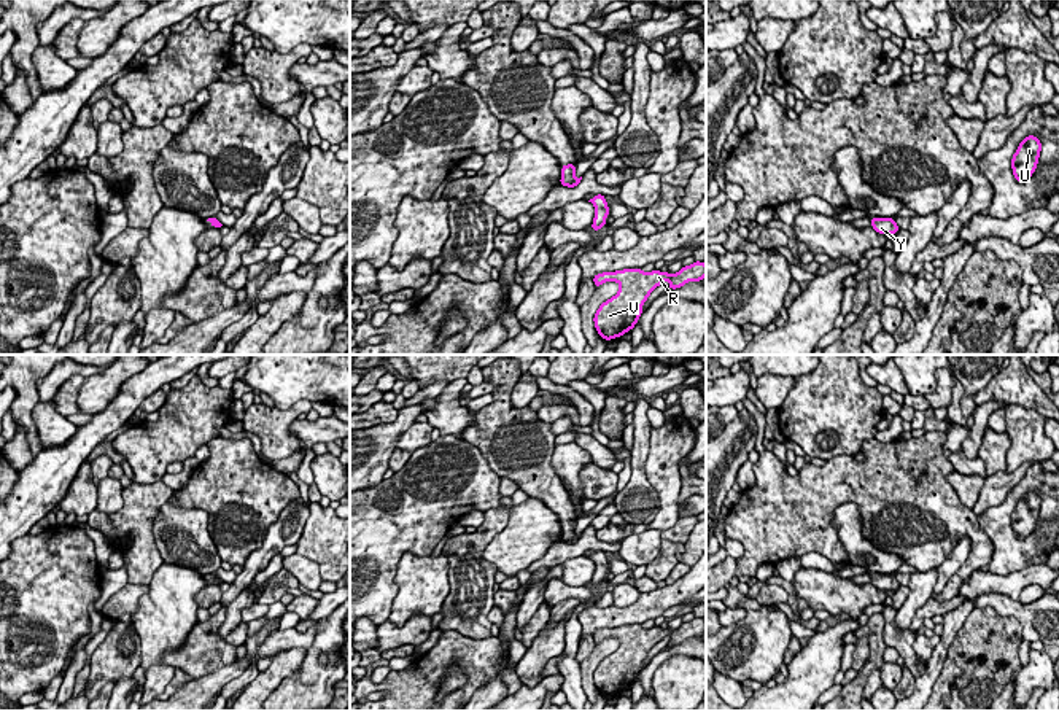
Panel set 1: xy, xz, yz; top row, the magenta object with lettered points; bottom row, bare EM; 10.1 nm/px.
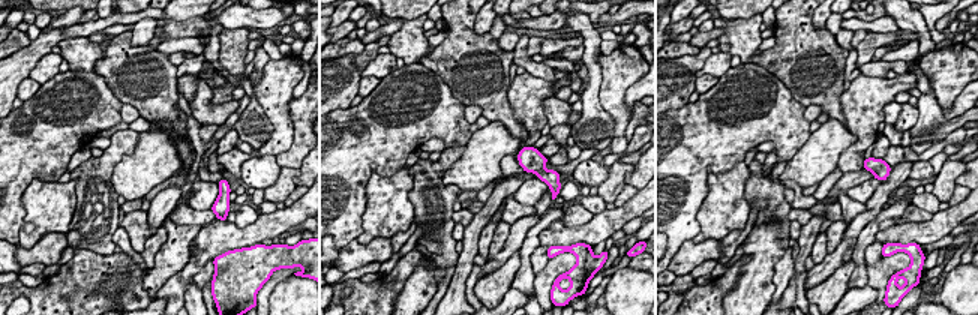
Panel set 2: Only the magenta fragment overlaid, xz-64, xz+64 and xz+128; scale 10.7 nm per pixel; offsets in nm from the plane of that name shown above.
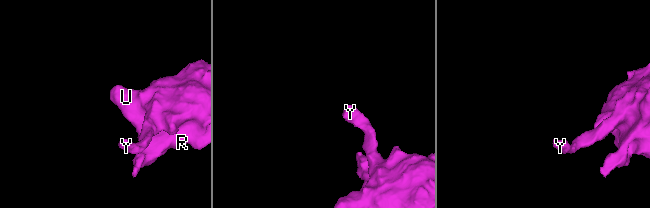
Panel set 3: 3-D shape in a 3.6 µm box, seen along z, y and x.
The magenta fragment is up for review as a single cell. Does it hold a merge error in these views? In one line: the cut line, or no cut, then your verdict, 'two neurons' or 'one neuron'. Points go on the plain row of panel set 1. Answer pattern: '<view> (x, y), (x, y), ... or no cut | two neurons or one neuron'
no cut | one neuron

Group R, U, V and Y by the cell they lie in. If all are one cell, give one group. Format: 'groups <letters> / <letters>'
groups R U V Y

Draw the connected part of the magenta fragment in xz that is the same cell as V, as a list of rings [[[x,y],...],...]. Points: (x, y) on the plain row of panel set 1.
[[[695,617],[690,622],[684,622],[677,630],[661,628],[661,627],[652,627],[644,628],[642,625],[623,625],[615,628],[601,628],[593,633],[595,644],[601,643],[604,638],[617,638],[620,641],[615,652],[604,657],[595,673],[595,686],[598,687],[599,694],[606,695],[607,698],[615,694],[622,694],[625,689],[631,687],[639,673],[642,671],[642,662],[646,660],[650,649],[660,643],[665,636],[669,638],[669,646],[677,646],[684,643],[689,638],[703,638],[703,633],[706,631],[706,620],[701,617]]]

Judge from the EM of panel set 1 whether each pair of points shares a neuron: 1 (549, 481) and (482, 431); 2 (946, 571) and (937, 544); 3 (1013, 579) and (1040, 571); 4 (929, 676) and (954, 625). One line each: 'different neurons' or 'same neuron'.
1: same neuron
2: different neurons
3: same neuron
4: same neuron

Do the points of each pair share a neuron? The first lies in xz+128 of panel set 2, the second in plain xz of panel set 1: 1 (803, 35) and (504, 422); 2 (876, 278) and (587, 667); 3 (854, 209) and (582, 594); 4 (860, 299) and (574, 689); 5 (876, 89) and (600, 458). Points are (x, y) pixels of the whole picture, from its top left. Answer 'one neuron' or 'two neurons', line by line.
1: one neuron
2: one neuron
3: one neuron
4: two neurons
5: two neurons

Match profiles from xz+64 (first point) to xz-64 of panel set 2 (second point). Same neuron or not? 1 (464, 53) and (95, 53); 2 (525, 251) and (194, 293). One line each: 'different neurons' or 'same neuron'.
1: different neurons
2: same neuron

